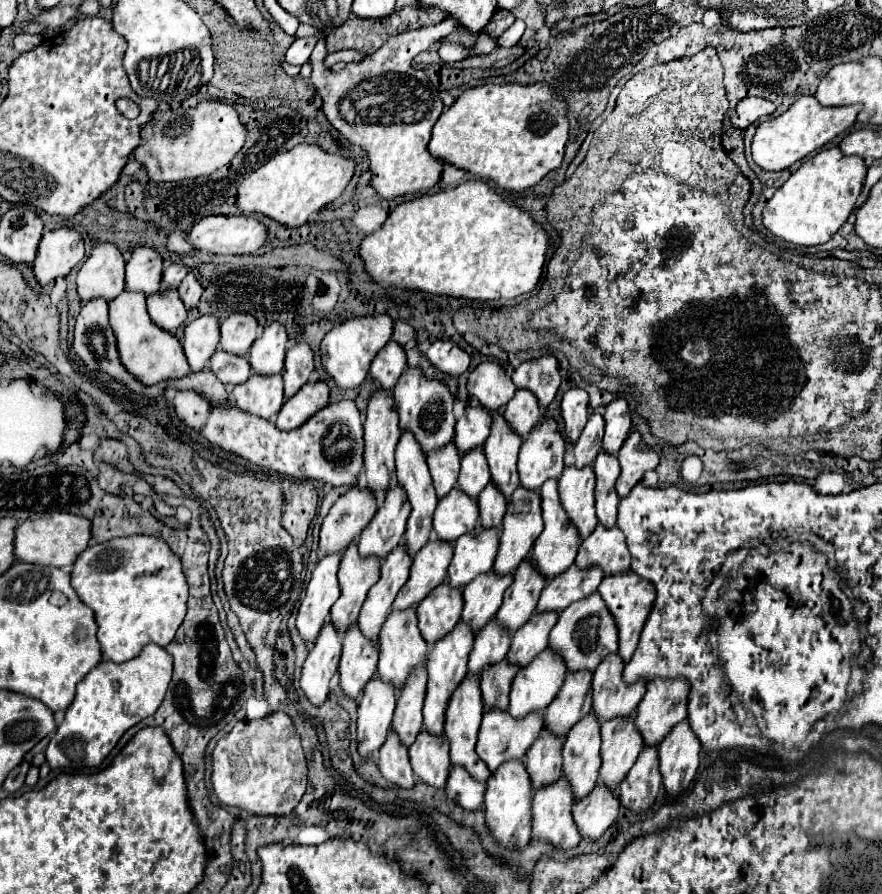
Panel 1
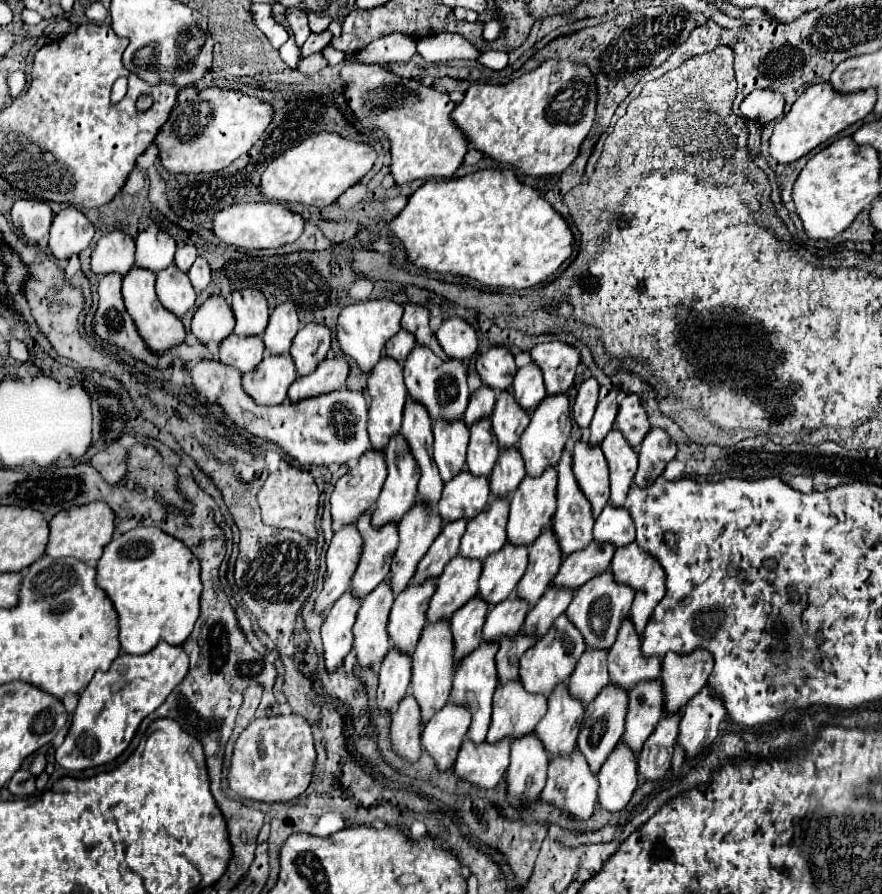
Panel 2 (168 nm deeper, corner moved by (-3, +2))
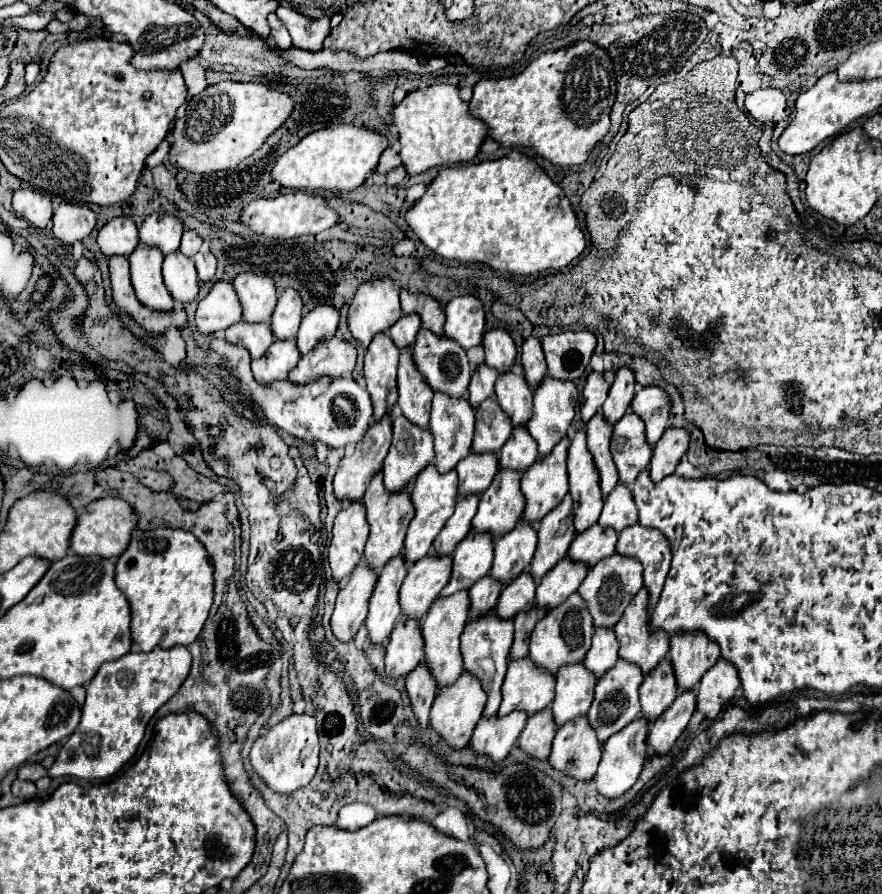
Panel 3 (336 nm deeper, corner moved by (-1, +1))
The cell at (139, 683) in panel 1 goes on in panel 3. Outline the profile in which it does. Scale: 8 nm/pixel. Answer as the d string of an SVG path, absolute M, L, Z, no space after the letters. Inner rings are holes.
M182 645L172 649L154 647L150 653L132 651L112 663L104 663L86 687L80 723L60 749L48 775L70 775L88 781L114 775L136 753L150 717L180 689L190 665L190 651Z

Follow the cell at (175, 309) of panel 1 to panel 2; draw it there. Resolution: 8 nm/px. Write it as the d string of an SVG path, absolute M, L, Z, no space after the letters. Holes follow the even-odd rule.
M170 264L166 270L158 272L156 278L156 294L160 302L174 312L178 318L184 316L196 300L196 292L192 288L192 282L186 272L176 270L174 264Z

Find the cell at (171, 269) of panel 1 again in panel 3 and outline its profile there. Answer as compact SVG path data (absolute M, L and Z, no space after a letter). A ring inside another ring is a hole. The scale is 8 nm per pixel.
M184 231L184 235L182 235L182 245L180 245L180 251L186 255L186 257L194 257L196 253L198 253L198 249L200 249L200 245L202 245L202 239L194 233L194 231Z

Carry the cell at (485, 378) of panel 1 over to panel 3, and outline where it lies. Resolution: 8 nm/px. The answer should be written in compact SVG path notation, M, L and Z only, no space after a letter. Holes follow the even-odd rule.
M490 329L484 333L484 351L486 365L494 367L498 373L508 373L516 359L516 347L512 337L504 329Z

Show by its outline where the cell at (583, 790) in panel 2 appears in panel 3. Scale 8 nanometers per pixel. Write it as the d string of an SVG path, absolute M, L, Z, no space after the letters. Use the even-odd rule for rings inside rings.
M576 719L568 723L568 727L556 731L548 761L556 771L574 777L576 781L592 781L600 755L602 749L596 733L588 727L586 719Z

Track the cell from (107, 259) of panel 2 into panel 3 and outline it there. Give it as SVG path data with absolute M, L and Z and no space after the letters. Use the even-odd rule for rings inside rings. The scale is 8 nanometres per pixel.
M116 217L98 231L98 247L104 257L128 257L138 243L138 231L130 217Z

